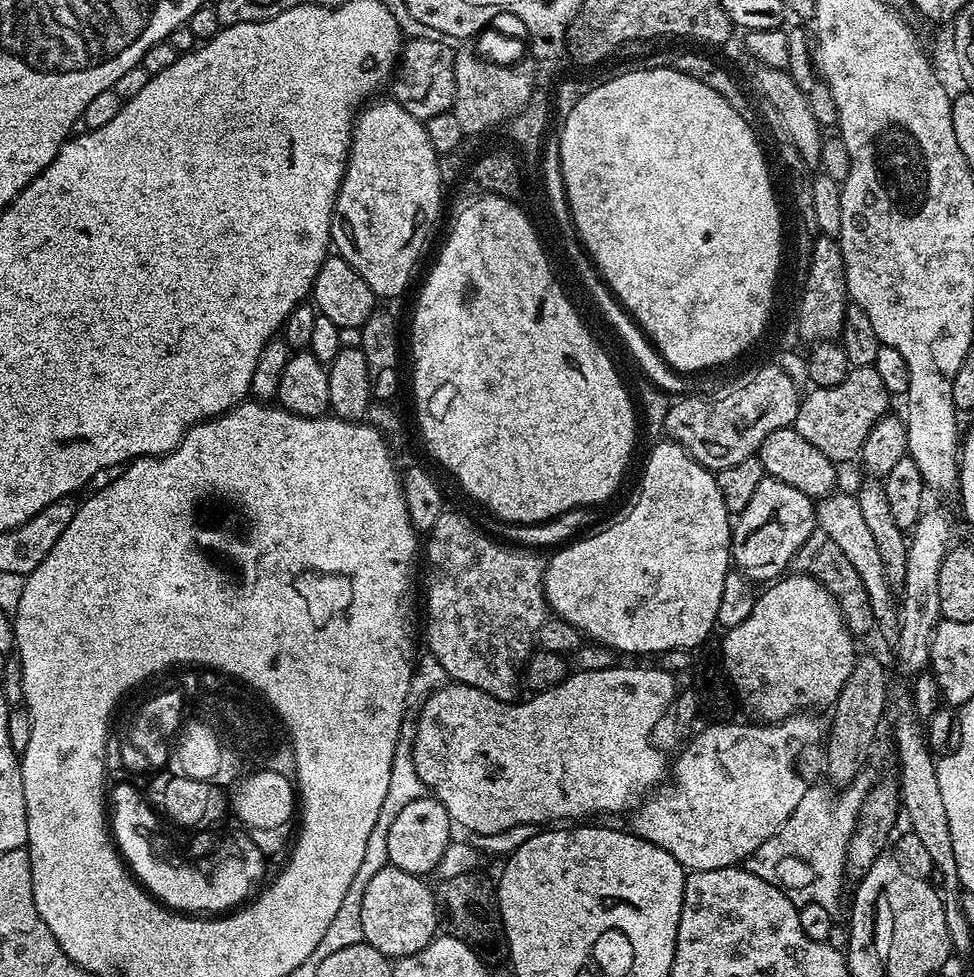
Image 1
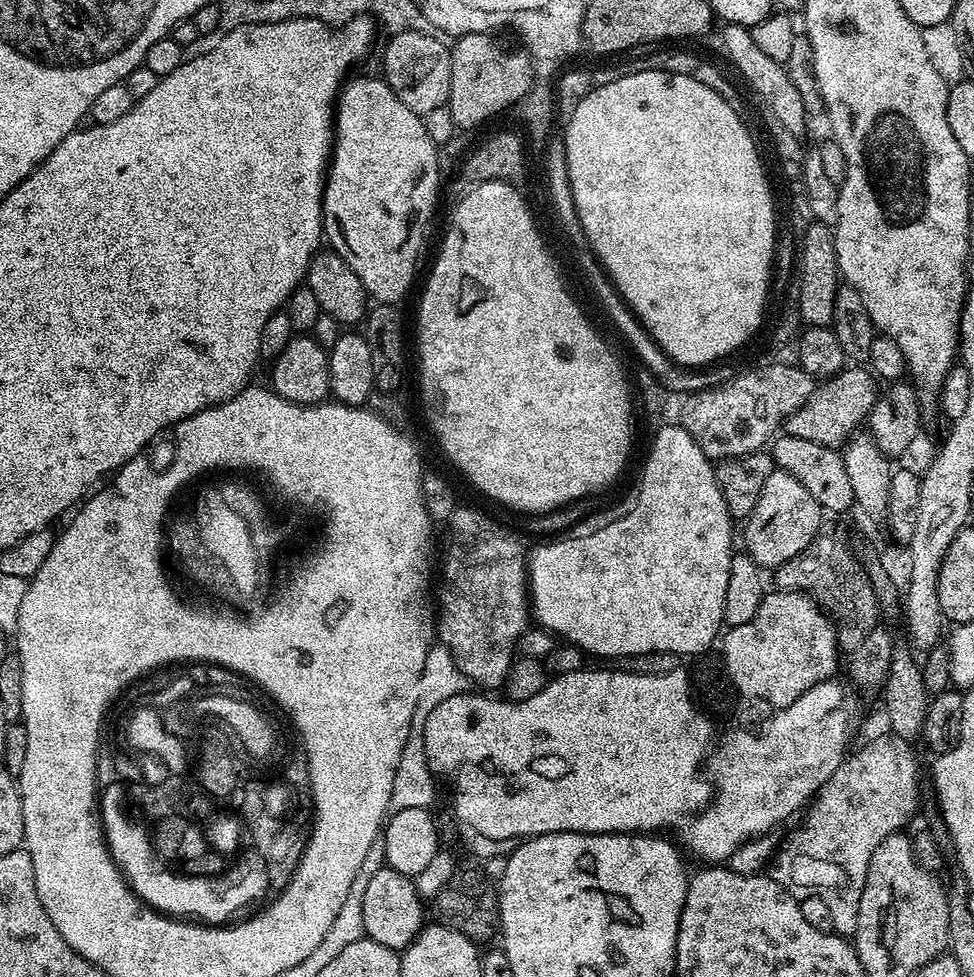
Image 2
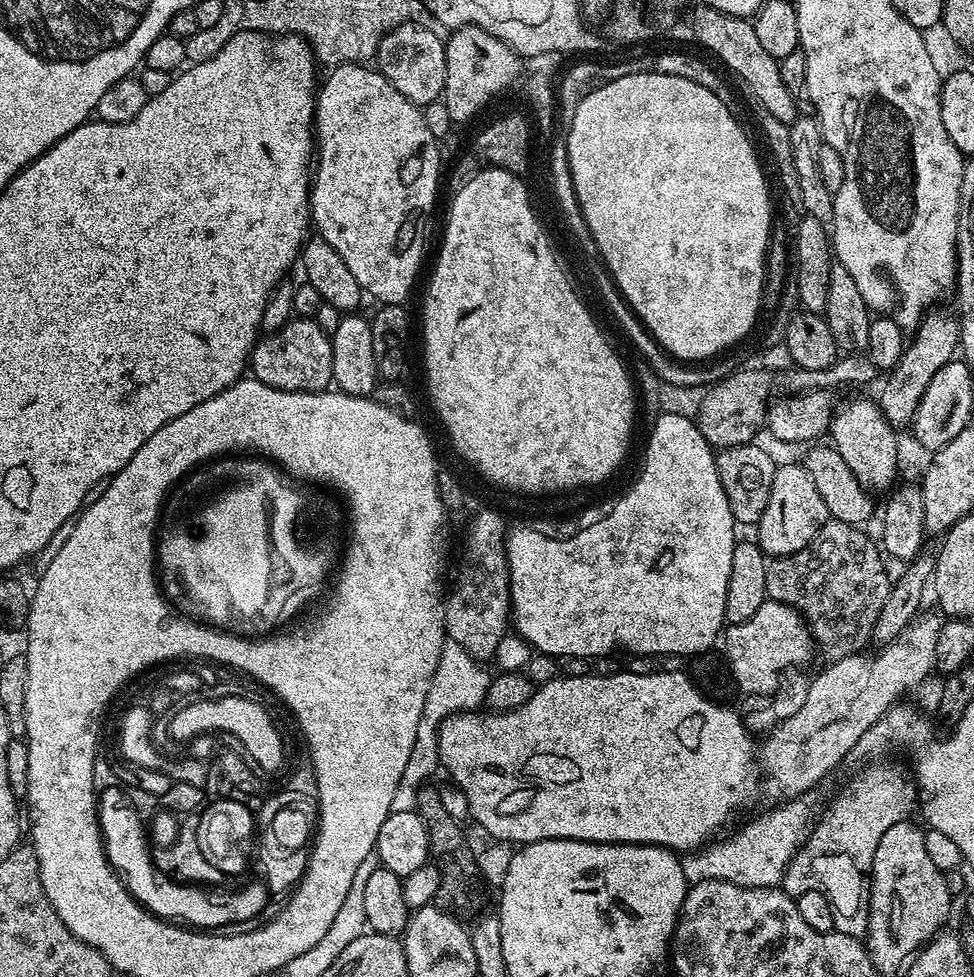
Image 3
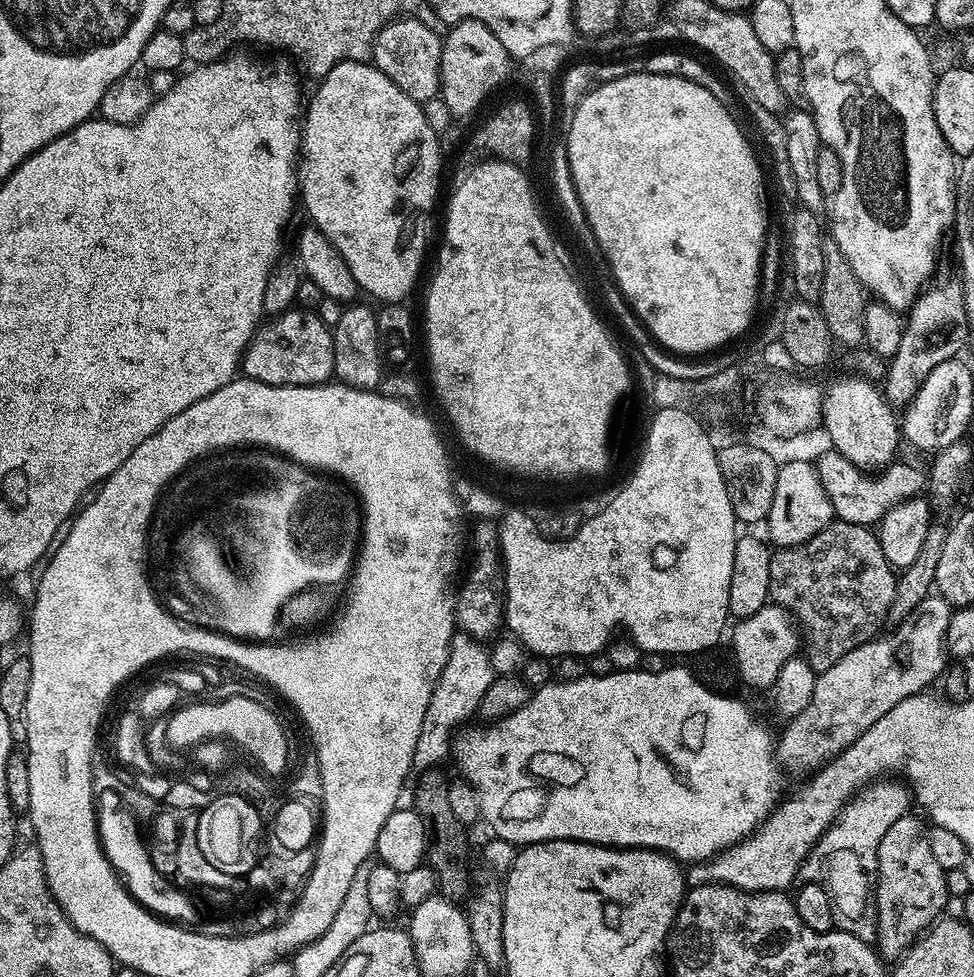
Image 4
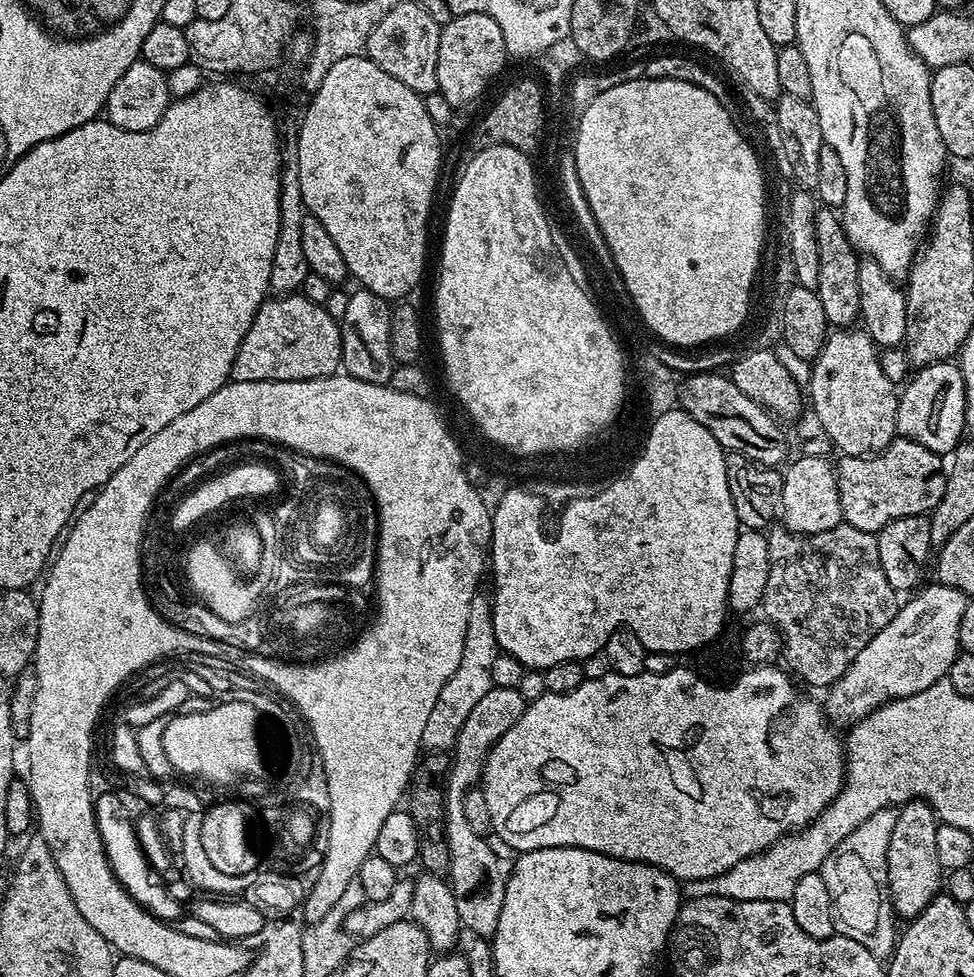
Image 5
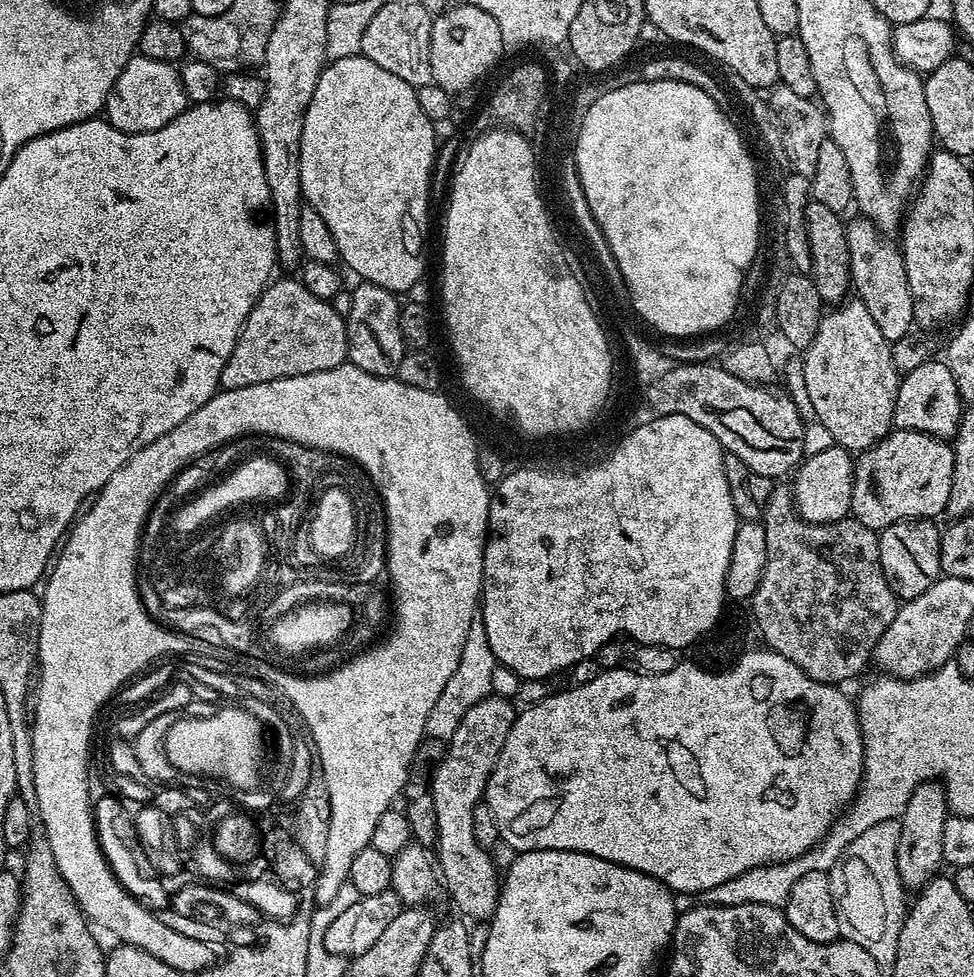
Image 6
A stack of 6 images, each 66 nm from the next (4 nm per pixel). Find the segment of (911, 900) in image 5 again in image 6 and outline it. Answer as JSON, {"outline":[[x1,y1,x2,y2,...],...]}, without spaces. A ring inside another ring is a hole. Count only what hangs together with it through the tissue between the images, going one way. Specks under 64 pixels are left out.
{"outline":[[939,779,922,781,911,789,911,796,905,806,900,824,900,836,896,840,896,865,905,889,919,890,937,875,944,855,942,854,942,826,950,814,948,797,944,794]]}

